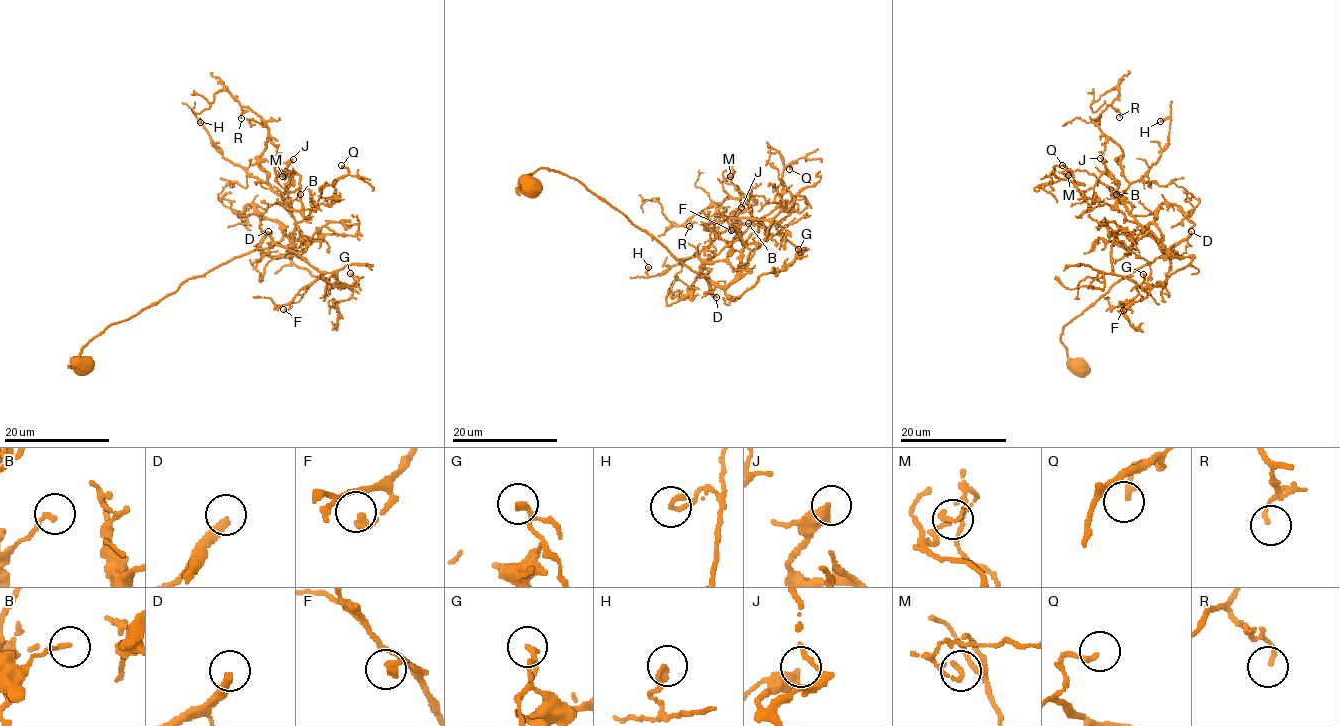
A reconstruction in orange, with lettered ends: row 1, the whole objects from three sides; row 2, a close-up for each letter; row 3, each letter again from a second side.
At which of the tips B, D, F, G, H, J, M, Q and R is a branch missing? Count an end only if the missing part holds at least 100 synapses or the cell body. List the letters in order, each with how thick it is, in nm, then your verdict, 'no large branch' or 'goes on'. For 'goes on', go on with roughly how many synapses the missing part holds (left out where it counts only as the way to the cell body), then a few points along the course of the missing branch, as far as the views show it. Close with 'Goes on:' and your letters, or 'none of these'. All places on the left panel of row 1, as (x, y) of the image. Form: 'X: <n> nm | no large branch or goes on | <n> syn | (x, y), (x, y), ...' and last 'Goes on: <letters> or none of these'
B: 150 nm | no large branch
D: 320 nm | goes on | 180 syn
F: 240 nm | no large branch
G: 170 nm | no large branch
H: 200 nm | no large branch
J: 400 nm | no large branch
M: 180 nm | no large branch
Q: 170 nm | no large branch
R: 140 nm | no large branch
Goes on: D

